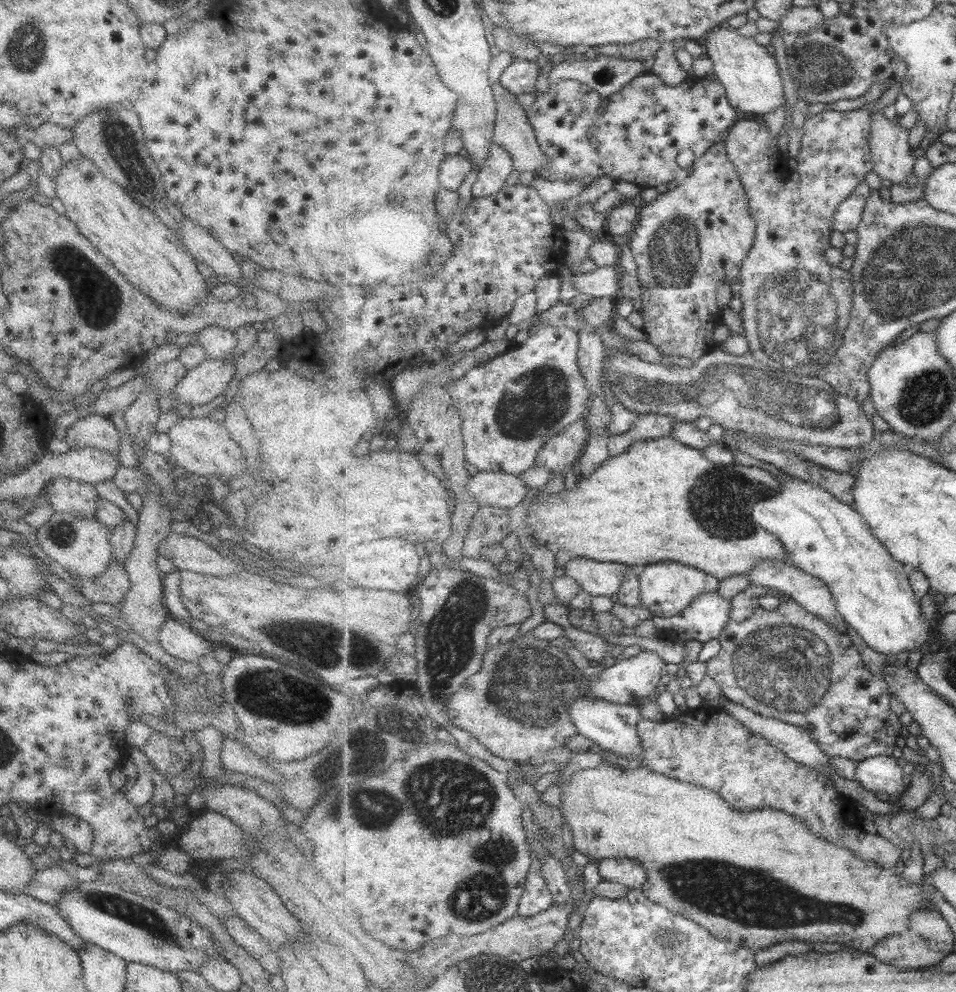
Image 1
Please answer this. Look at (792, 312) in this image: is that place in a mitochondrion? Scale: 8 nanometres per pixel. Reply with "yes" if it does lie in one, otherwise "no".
yes

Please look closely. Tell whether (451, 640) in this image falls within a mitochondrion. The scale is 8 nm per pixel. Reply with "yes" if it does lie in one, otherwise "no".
yes

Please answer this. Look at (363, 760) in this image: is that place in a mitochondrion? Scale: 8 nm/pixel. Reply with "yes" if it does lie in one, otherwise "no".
yes

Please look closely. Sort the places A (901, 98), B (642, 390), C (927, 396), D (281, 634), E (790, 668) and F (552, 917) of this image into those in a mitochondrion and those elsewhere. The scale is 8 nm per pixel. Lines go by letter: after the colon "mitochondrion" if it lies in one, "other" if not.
A: other
B: mitochondrion
C: mitochondrion
D: mitochondrion
E: mitochondrion
F: other

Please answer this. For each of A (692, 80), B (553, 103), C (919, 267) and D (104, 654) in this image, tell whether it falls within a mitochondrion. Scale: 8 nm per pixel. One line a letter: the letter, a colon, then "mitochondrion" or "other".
A: other
B: other
C: mitochondrion
D: other

